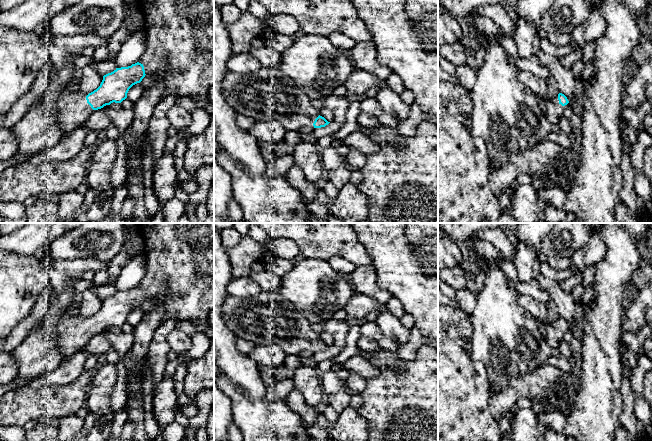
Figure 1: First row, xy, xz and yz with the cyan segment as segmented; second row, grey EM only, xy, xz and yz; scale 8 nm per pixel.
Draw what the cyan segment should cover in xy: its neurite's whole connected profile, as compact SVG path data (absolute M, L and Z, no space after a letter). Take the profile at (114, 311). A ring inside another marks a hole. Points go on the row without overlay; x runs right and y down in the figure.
M139 286L128 291L116 292L103 300L96 314L85 320L79 314L78 297L56 325L55 340L62 357L61 362L80 352L94 334L125 324L129 313L140 307L145 299L144 290Z

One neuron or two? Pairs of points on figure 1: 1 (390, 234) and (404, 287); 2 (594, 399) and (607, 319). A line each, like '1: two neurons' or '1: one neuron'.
1: one neuron
2: one neuron

